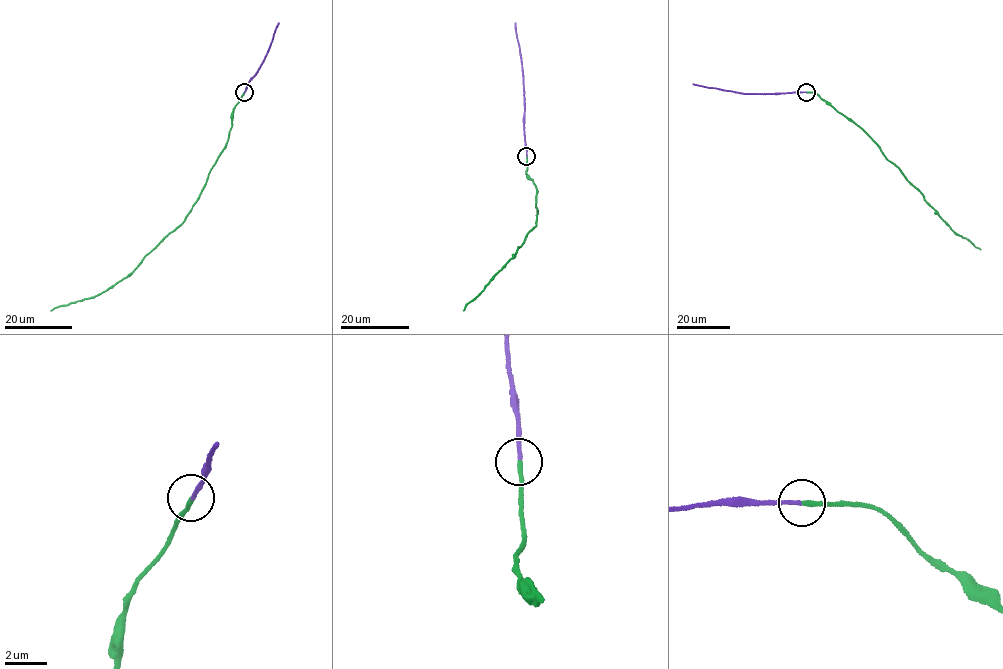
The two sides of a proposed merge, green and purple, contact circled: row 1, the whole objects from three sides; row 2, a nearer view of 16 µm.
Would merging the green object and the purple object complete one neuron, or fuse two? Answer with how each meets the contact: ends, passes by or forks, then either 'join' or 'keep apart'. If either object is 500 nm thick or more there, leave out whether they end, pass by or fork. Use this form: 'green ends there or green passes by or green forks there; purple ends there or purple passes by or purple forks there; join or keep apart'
green ends there; purple ends there; join

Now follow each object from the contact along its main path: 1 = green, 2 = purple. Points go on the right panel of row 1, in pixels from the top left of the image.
1: (806, 92), (816, 93), (851, 119), (919, 189), (951, 228), (980, 250)
2: (805, 91), (747, 94), (692, 84)

